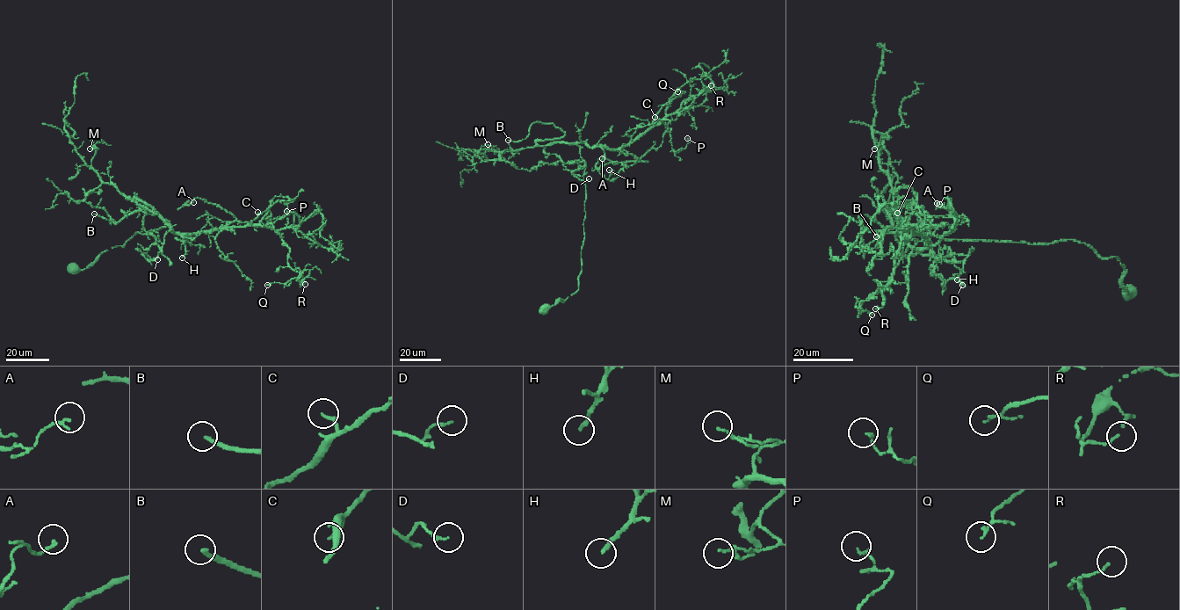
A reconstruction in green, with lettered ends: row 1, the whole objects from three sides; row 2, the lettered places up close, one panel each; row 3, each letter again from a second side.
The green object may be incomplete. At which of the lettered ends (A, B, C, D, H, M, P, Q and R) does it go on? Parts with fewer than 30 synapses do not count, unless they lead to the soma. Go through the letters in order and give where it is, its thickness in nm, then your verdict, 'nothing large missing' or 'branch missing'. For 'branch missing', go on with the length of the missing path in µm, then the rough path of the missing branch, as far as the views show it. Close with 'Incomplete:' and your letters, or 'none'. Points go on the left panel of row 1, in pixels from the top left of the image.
A: (193, 202) | 140 nm | nothing large missing
B: (94, 214) | 180 nm | branch missing | 190 µm
C: (257, 212) | 150 nm | nothing large missing
D: (157, 259) | 140 nm | nothing large missing
H: (182, 257) | 200 nm | nothing large missing
M: (90, 148) | 110 nm | nothing large missing
P: (286, 211) | 130 nm | nothing large missing
Q: (267, 285) | 140 nm | nothing large missing
R: (305, 284) | 110 nm | nothing large missing
Incomplete: B

